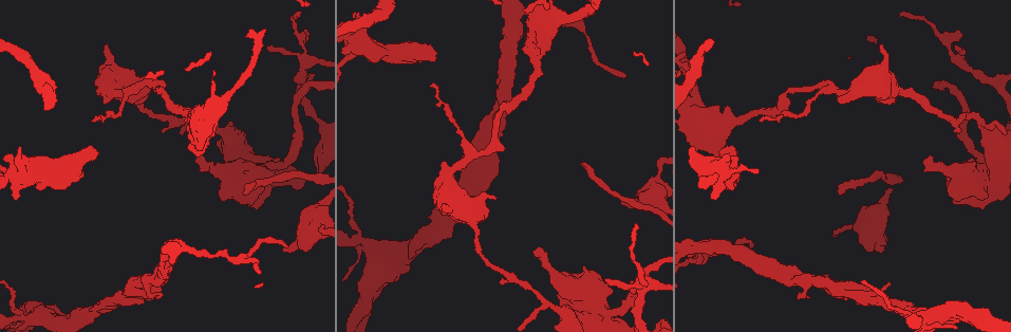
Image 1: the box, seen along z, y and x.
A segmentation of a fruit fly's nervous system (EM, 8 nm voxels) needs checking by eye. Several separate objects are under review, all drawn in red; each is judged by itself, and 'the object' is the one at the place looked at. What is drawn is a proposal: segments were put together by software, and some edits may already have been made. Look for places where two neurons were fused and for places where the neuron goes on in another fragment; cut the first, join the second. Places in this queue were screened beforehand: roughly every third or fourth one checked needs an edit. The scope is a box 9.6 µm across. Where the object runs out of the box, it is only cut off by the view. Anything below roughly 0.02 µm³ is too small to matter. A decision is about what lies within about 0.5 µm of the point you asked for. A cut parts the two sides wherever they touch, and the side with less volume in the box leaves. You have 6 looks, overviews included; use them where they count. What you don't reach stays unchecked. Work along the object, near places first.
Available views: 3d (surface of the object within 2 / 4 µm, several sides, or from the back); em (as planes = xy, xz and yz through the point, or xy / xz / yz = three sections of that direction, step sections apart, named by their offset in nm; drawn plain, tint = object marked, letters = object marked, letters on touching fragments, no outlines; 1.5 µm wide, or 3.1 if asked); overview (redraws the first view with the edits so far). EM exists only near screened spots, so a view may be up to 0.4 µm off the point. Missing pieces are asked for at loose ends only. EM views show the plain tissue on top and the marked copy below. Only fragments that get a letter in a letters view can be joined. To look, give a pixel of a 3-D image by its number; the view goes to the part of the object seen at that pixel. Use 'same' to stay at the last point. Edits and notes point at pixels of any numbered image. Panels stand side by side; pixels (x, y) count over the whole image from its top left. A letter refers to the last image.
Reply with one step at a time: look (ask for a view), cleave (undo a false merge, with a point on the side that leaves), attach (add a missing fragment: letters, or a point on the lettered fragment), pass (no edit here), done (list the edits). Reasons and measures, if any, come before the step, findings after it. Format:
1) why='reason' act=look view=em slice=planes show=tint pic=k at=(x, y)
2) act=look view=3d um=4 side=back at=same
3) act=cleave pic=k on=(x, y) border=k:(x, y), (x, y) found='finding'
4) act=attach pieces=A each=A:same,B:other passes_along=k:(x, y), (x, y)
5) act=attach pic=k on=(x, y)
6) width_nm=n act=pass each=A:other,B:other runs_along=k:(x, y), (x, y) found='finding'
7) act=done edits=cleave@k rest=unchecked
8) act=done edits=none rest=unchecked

why='thin end' act=look view=3d um=2 side=back pic=1 at=(286, 247)

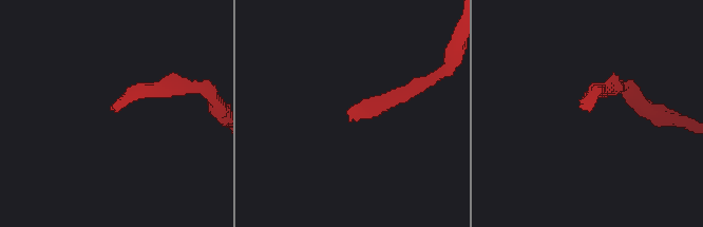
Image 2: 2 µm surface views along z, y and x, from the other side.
why='now the EM' act=look view=em slice=planes show=letters pic=2 at=(113, 109)

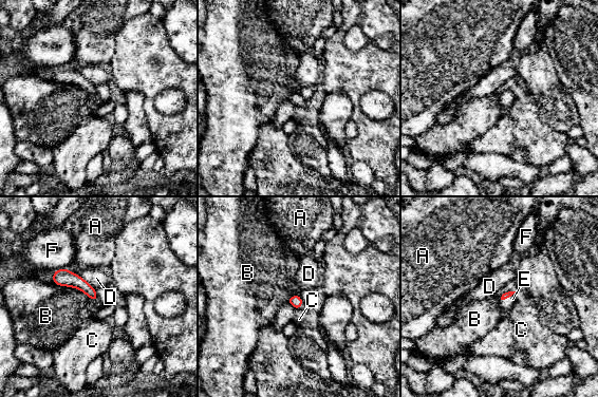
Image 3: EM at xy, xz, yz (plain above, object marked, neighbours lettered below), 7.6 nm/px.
act=attach pieces=E each=A:other,B:other,C:other,D:other,E:same,F:other passes_along=3:(509, 294), (507, 297), (507, 304) found='it goes on there'

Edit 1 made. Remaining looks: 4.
why='an open end' act=look view=3d um=4 pic=1 at=(881, 250)

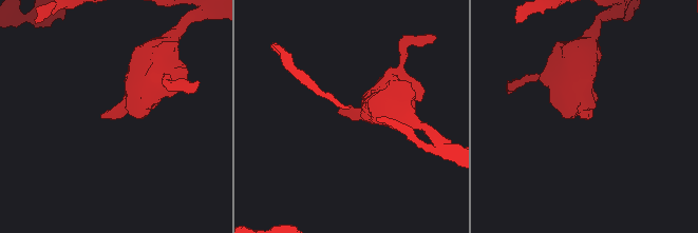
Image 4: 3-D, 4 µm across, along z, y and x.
why='now the EM' act=look view=em um=3.1 slice=xz step=16 show=letters pic=4 at=(586, 117)

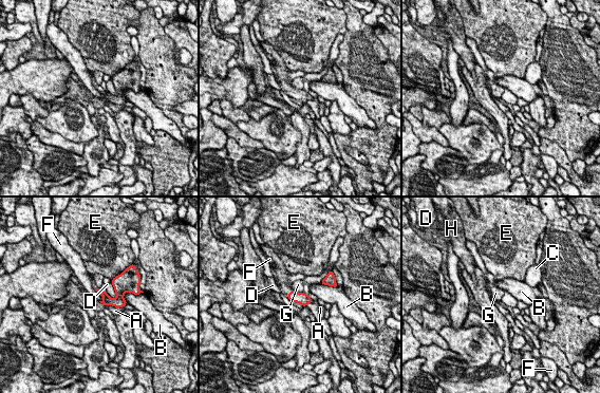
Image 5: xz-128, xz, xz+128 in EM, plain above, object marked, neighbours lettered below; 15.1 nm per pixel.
act=attach pieces=H each=A:other,B:other,C:other,D:other,E:other,F:other,G:other,H:same passes_along=5:(303, 299), (289, 293), (281, 280) found='the neuron continues'

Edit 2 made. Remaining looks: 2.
act=look view=overview

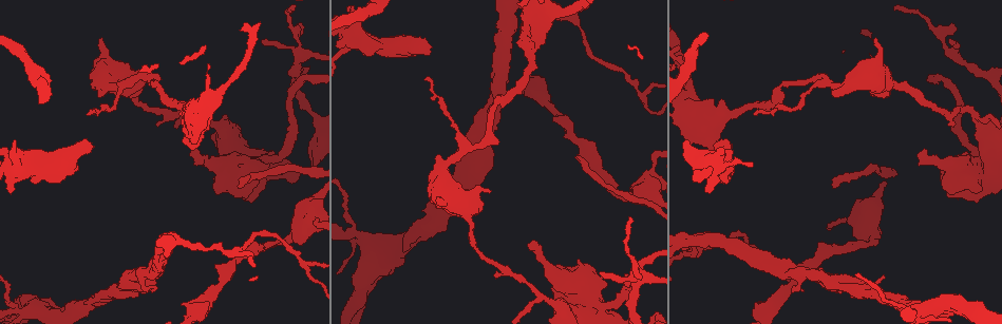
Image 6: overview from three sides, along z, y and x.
why='free end' act=look view=em slice=planes show=letters pic=6 at=(729, 144)

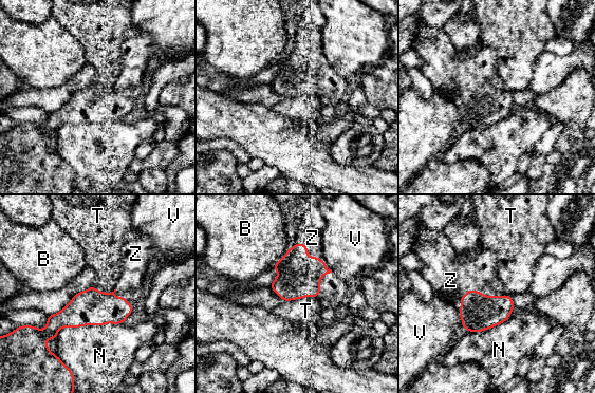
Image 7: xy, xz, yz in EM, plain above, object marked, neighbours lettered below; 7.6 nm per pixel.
width_nm=280 act=attach pieces=Z each=B:other,N:other,T:other,V:other,Z:same passes_along=7:(478, 312), (478, 292), (450, 280) found='the neuron continues'

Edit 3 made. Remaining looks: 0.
act=done edits=attach@3,attach@5,attach@7 rest=unchecked

